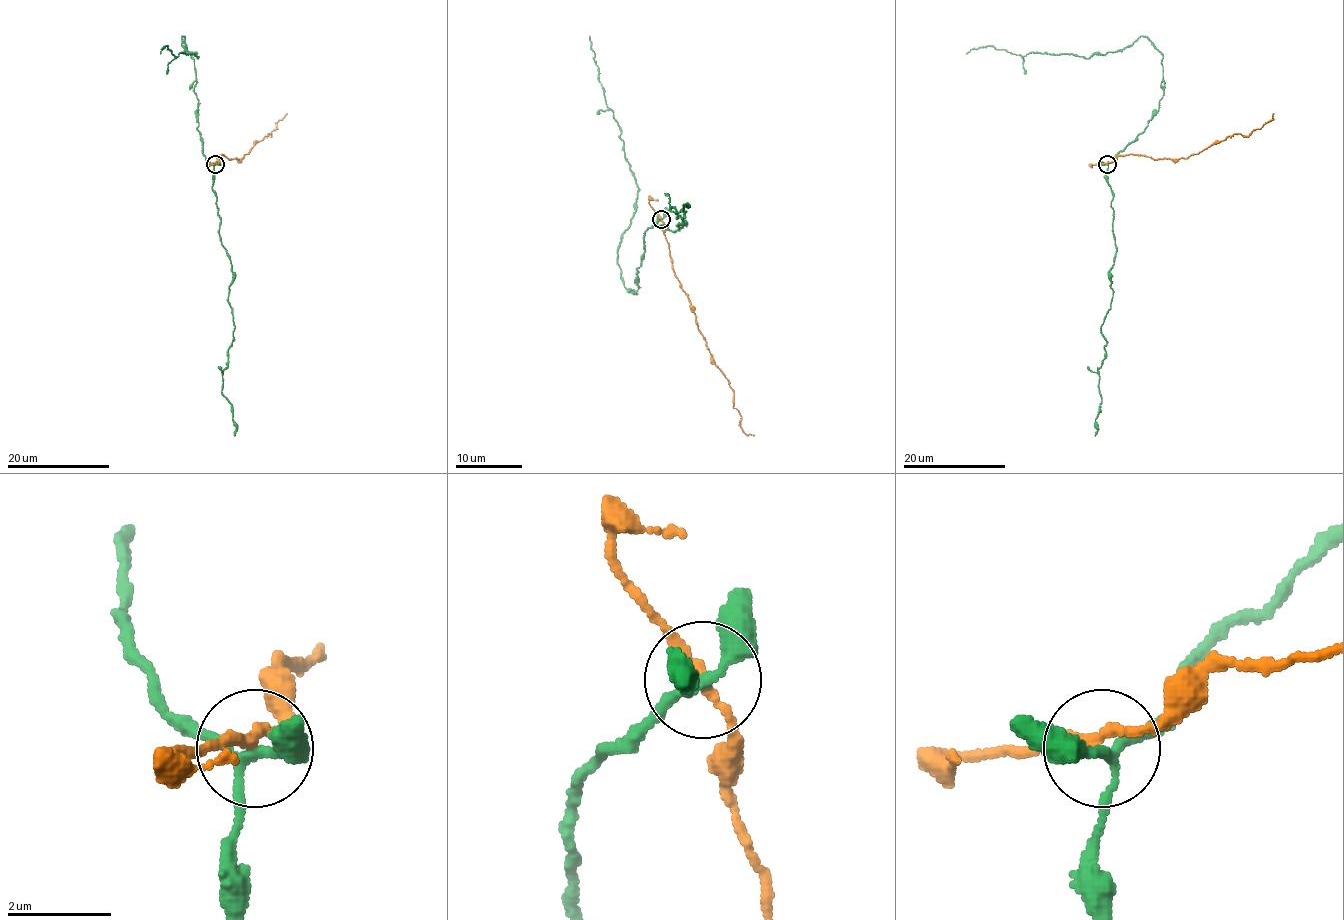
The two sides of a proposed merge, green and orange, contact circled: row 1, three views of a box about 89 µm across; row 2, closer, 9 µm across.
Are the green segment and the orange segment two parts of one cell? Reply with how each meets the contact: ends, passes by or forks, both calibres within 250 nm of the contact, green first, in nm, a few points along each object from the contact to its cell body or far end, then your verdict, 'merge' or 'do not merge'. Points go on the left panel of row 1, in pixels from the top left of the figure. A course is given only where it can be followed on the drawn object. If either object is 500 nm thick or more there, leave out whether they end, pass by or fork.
green forks | orange passes by | 200/200 nm | green via (215, 164), (203, 154), (194, 59), (182, 36), (198, 58), (174, 56), (167, 46), (160, 54) | orange via (215, 164), (222, 154), (228, 159), (242, 158), (255, 144), (271, 133), (271, 136), (287, 113) | do not merge

